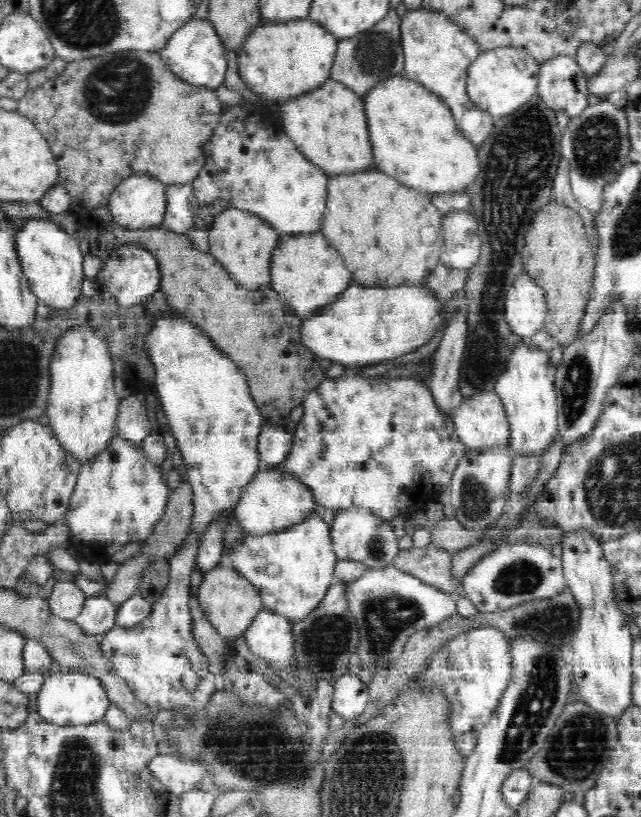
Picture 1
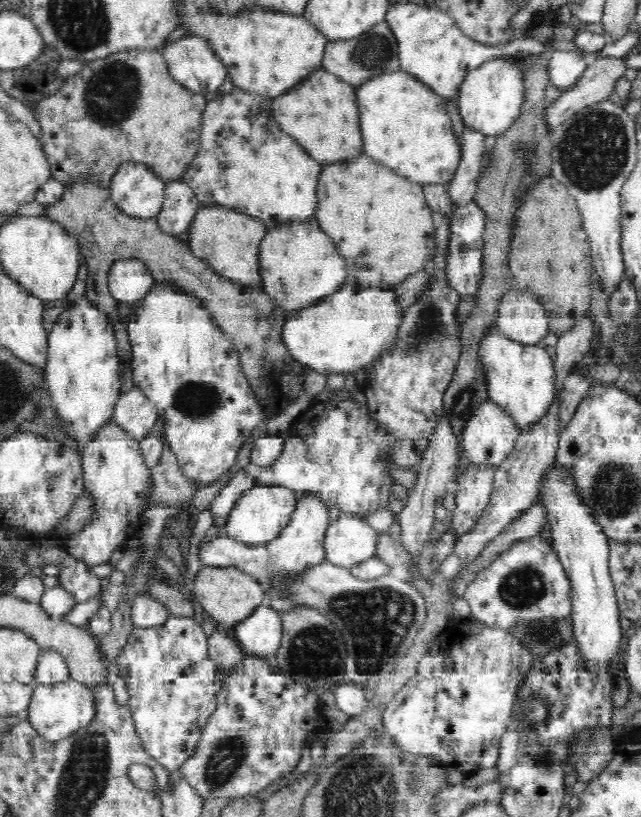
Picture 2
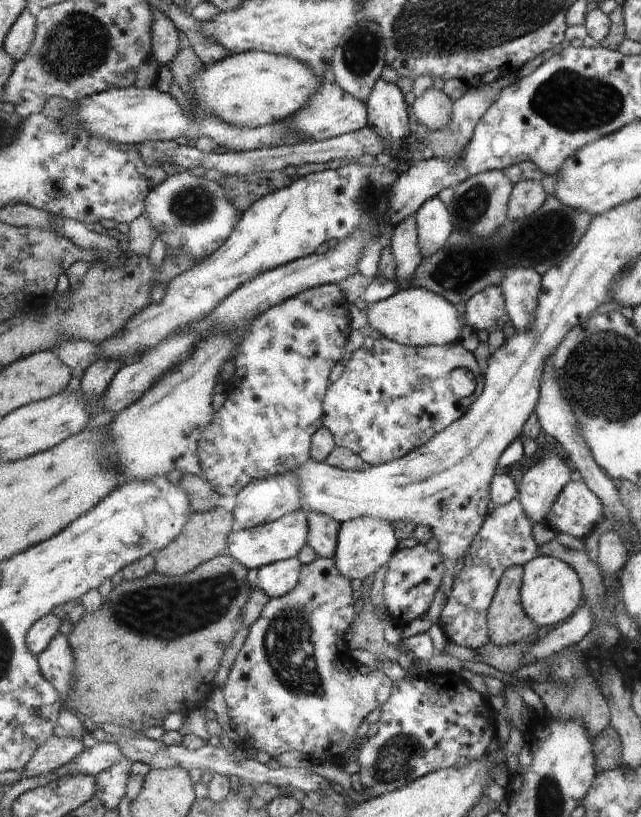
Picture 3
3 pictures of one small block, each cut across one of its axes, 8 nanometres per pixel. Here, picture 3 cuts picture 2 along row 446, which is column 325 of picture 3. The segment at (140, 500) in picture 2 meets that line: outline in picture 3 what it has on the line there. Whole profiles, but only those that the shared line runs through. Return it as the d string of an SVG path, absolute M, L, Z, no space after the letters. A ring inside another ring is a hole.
M324 81L319 90L310 98L308 104L299 108L287 119L287 124L293 131L299 133L301 140L321 141L351 133L366 126L367 108L338 85Z

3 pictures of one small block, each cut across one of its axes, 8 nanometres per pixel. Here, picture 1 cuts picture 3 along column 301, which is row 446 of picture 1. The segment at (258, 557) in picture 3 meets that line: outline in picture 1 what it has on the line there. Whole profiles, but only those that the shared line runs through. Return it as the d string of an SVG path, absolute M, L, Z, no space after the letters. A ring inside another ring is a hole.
M530 339L511 352L506 371L499 377L493 390L503 400L509 422L509 444L515 455L542 458L544 451L555 442L558 434L557 398L554 379L557 366L550 362L549 352L530 346Z

